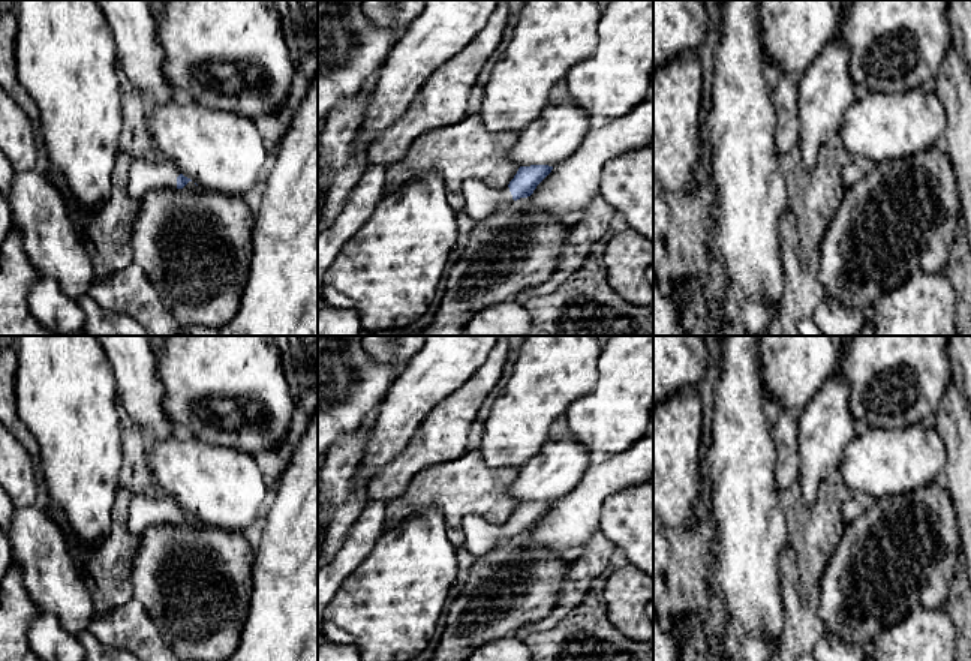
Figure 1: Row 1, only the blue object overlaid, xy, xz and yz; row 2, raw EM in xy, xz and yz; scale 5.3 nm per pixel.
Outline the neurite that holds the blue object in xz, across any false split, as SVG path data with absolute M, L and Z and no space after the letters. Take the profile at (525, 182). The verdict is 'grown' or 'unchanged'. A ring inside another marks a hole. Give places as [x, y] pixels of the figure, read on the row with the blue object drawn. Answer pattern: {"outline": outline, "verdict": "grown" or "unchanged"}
{"outline": "M548 165L520 166L509 184L502 189L469 178L462 184L463 211L477 222L483 220L499 205L530 196L551 169Z", "verdict": "grown"}

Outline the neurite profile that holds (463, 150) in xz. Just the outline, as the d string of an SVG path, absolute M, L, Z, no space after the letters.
M480 114L430 129L412 141L399 162L385 168L385 193L396 192L423 172L439 172L448 204L459 213L466 180L480 180L494 189L509 184L520 168L511 159L517 139L518 132L487 129Z

